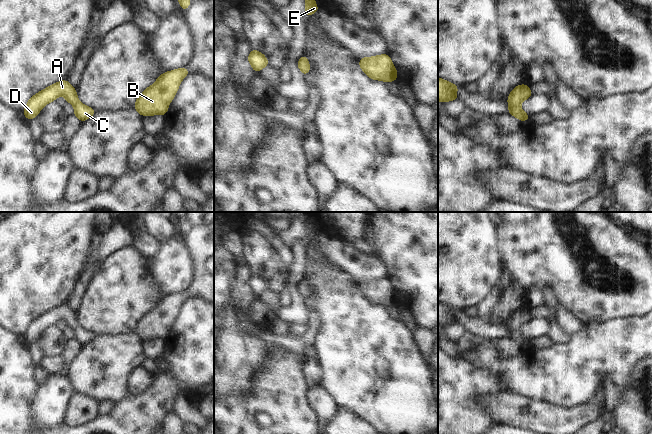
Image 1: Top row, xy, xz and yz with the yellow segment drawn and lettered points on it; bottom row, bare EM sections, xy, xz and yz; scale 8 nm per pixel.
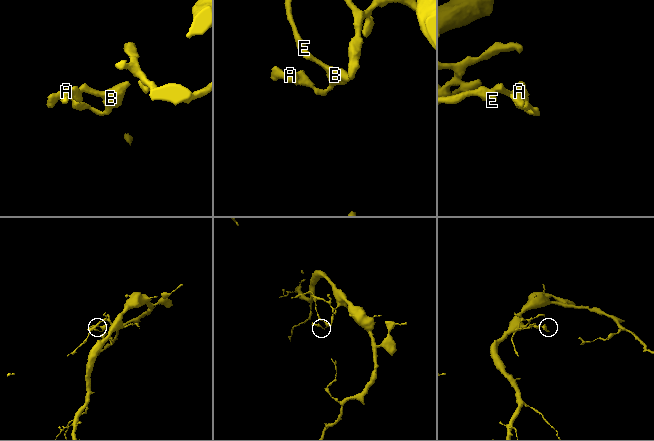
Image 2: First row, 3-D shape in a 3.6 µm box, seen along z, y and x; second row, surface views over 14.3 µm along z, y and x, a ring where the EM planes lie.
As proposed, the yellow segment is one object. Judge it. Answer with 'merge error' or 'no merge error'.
no merge error

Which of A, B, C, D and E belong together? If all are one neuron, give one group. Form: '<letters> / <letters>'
A B C D E

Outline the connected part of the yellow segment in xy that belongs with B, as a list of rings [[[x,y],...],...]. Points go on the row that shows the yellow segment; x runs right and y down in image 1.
[[[186,67],[161,74],[153,85],[147,87],[136,99],[134,109],[141,116],[162,115],[168,111],[183,78],[190,72]]]

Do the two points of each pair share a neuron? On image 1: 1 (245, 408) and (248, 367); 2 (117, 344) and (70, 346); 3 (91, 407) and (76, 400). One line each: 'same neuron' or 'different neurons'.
1: different neurons
2: different neurons
3: same neuron

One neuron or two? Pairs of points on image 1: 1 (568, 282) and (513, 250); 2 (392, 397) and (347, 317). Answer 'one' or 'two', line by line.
1: one
2: one

